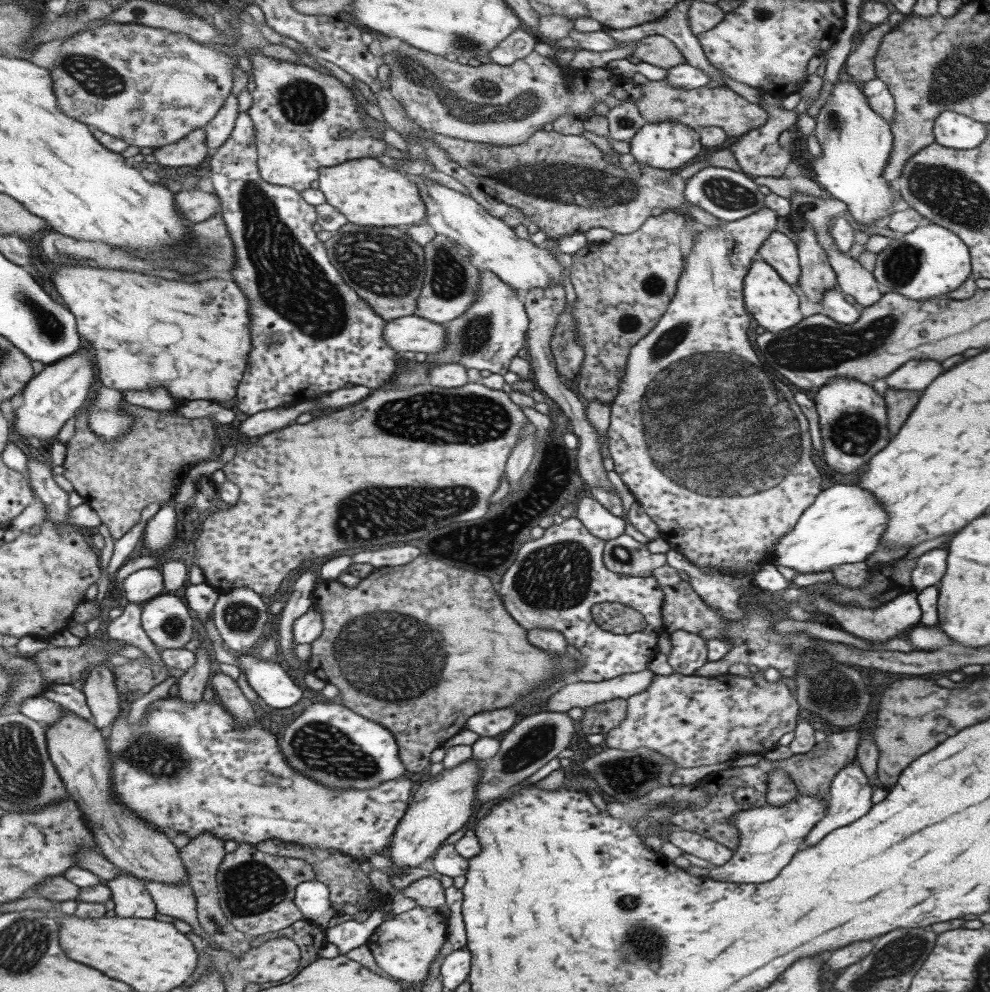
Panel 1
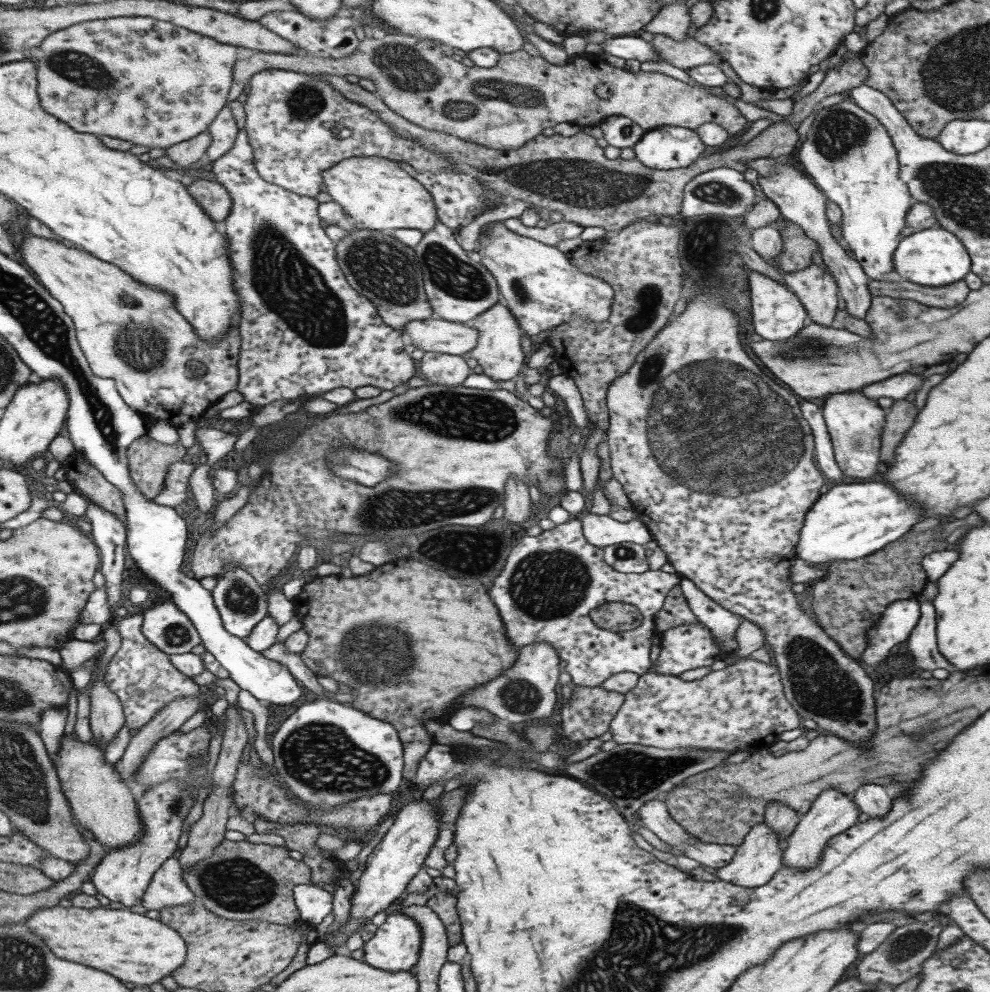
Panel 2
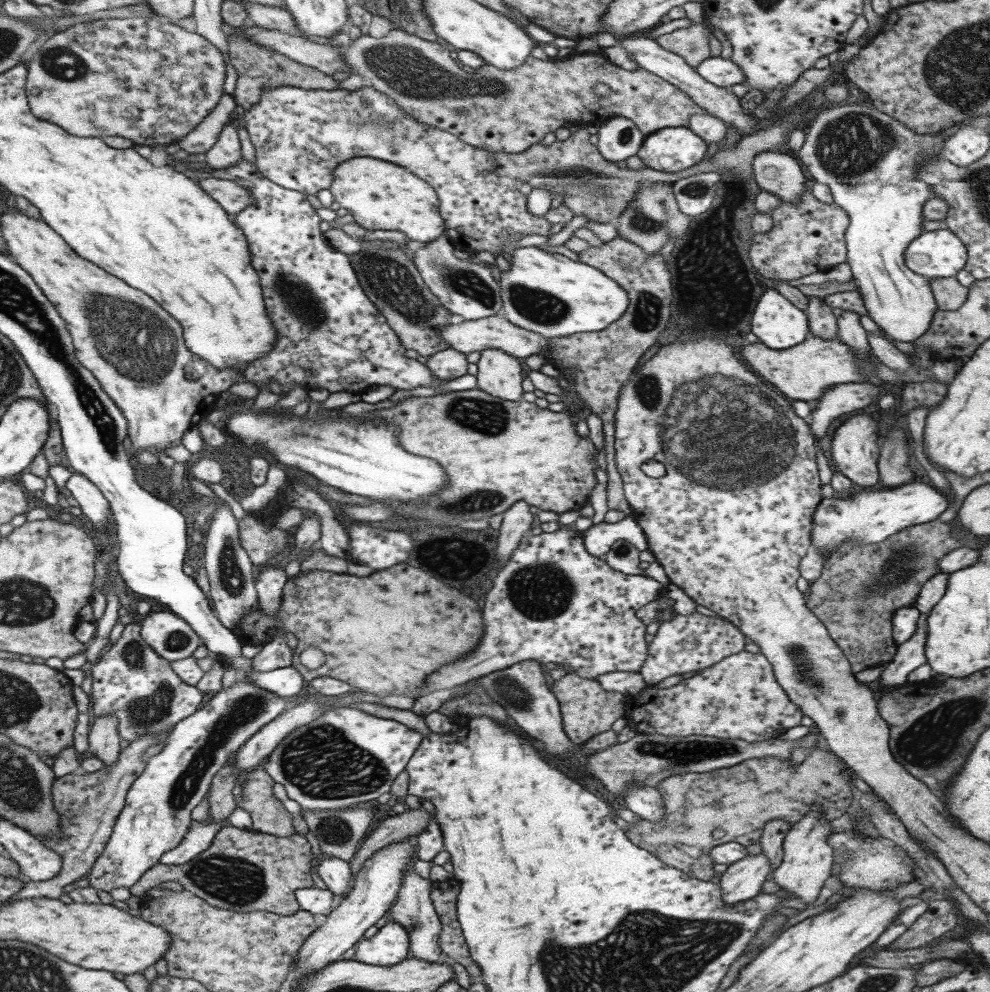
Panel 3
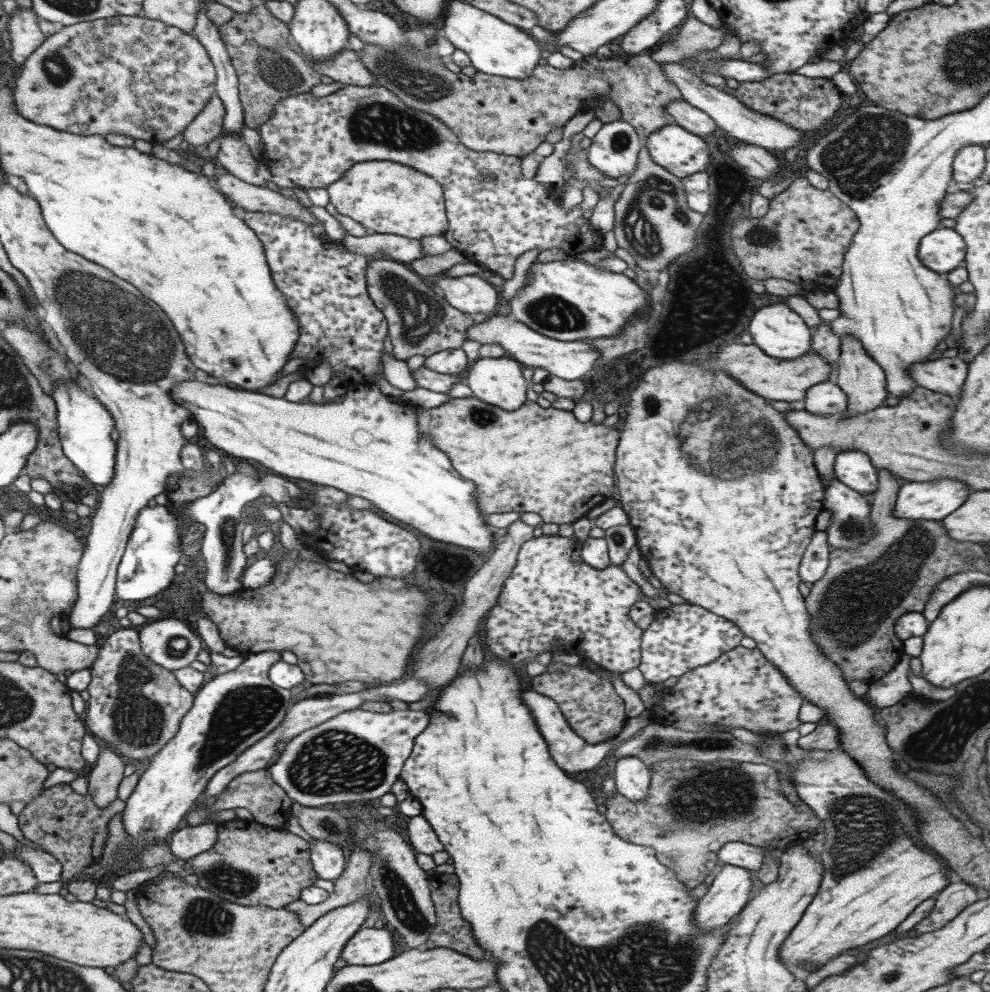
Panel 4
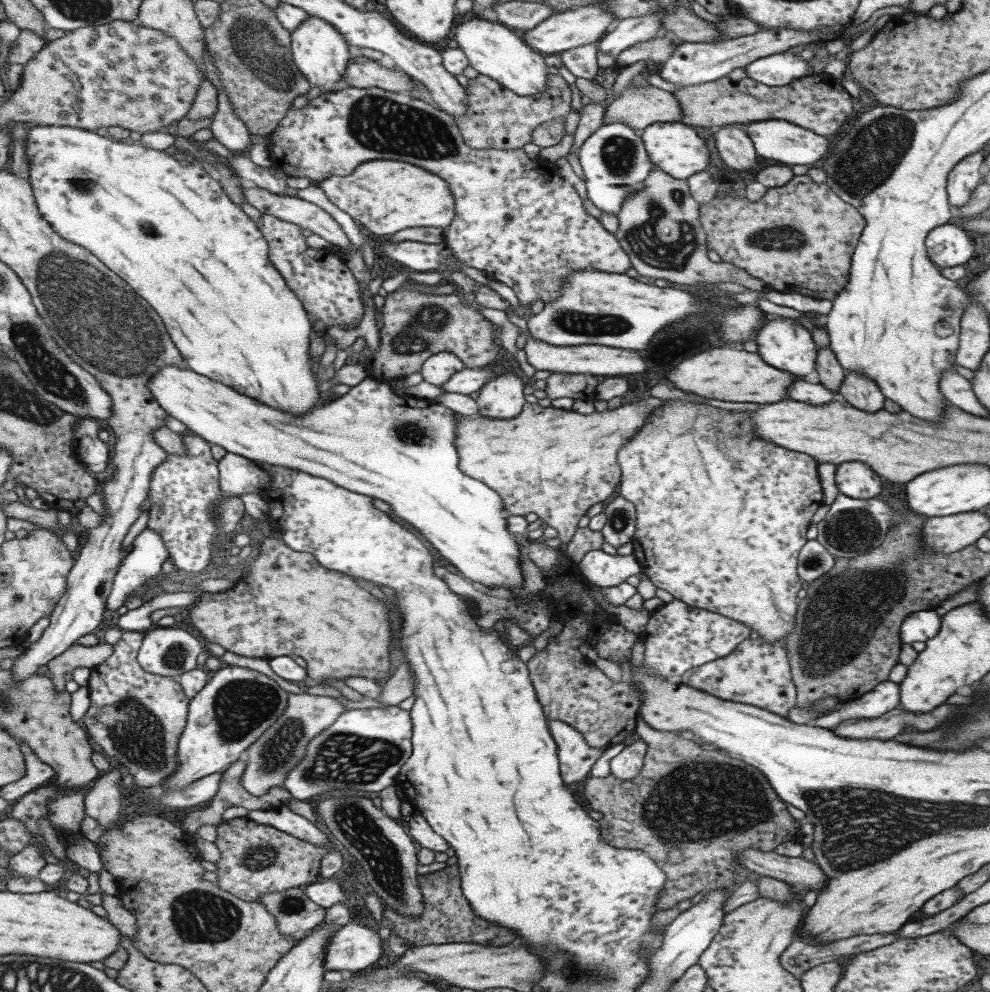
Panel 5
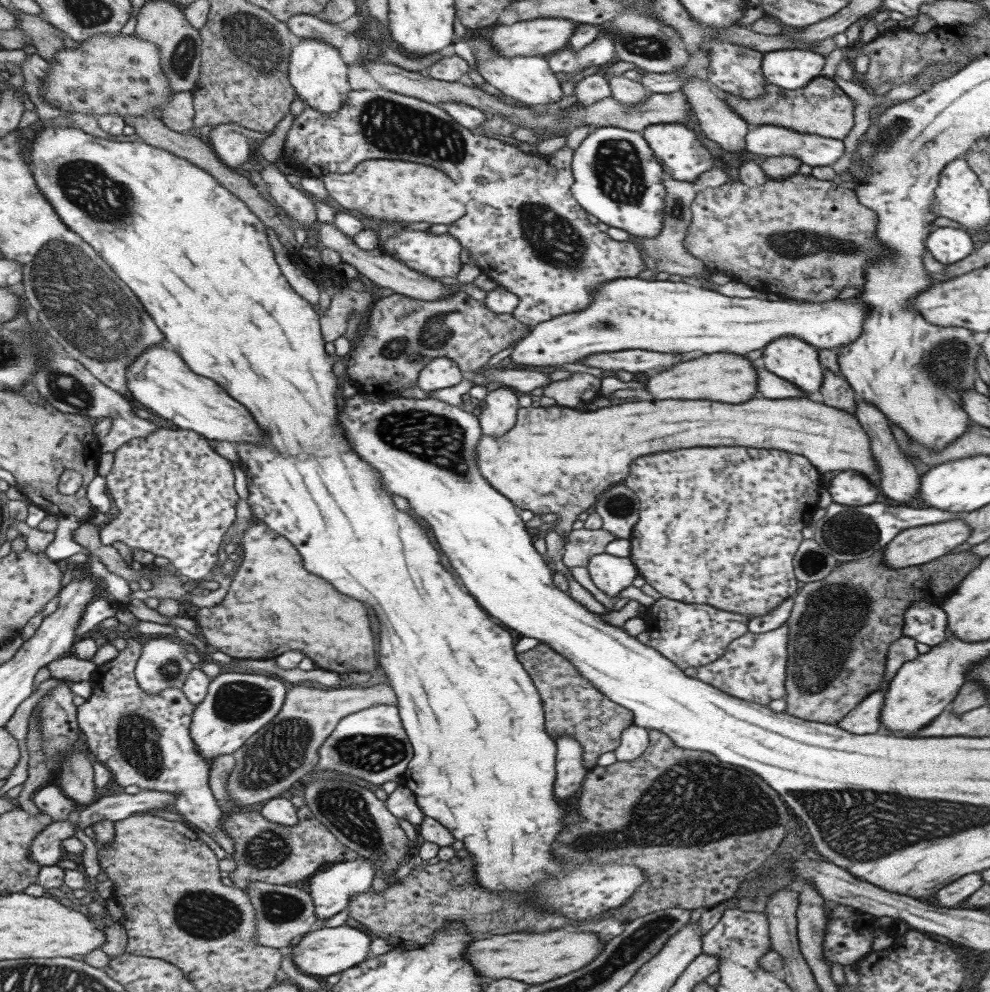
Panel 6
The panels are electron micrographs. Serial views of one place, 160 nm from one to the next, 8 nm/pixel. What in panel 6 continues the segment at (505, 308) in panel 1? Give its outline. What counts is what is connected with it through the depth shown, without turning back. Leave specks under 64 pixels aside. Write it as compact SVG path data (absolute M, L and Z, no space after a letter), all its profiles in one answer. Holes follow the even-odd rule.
M494 386L491 387L483 399L482 409L477 417L481 434L487 434L487 436L499 436L503 432L507 432L513 422L515 422L515 416L519 404L517 403L516 393L511 388L505 386Z

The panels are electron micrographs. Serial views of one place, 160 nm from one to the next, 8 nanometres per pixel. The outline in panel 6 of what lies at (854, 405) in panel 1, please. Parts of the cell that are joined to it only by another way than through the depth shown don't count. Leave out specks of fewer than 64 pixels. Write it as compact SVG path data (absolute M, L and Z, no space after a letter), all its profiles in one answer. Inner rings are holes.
M838 471L825 488L833 503L845 506L865 506L877 498L877 488L858 471Z

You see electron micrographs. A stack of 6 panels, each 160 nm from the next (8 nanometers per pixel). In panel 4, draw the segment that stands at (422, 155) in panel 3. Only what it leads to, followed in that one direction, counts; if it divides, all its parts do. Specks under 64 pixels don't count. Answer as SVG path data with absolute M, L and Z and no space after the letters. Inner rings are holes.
M345 85L343 88L337 89L337 91L330 93L329 95L316 98L311 95L311 93L301 93L294 94L293 96L282 98L277 105L274 106L271 116L255 128L259 135L262 144L261 159L262 162L269 169L269 173L275 176L282 176L287 180L290 180L295 187L302 189L309 188L323 188L331 183L339 180L341 176L347 170L350 169L351 165L363 161L391 161L399 162L399 164L405 164L405 166L411 166L413 170L419 170L427 176L431 176L443 190L444 199L444 210L446 215L446 220L448 221L448 229L443 234L445 240L449 240L449 244L453 244L453 248L459 248L461 253L467 252L475 263L485 266L486 270L497 273L501 275L504 279L511 278L513 274L513 264L515 264L515 258L522 255L532 249L538 249L541 251L557 248L561 250L566 256L572 256L585 252L599 250L602 247L602 234L595 230L593 226L590 225L588 220L585 220L583 212L580 210L579 206L575 206L569 211L562 209L562 204L560 200L560 191L545 189L543 185L537 183L534 179L524 180L521 175L521 168L519 167L520 157L507 156L504 154L497 154L491 151L477 152L474 150L469 150L466 146L463 146L458 138L452 133L447 126L445 126L438 118L427 114L426 112L421 112L420 110L413 110L409 106L405 106L401 102L401 98L397 97L391 90L377 86L353 86Z

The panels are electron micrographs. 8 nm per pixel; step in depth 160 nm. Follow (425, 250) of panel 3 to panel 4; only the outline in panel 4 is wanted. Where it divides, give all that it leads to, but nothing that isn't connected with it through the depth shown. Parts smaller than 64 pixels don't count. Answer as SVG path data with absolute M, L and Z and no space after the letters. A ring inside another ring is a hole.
M439 273L439 278L434 281L437 288L441 288L443 298L446 302L456 310L475 316L481 313L486 316L494 314L498 308L499 290L495 286L490 285L483 274L474 273L472 275L463 275L459 277L449 277L443 273Z

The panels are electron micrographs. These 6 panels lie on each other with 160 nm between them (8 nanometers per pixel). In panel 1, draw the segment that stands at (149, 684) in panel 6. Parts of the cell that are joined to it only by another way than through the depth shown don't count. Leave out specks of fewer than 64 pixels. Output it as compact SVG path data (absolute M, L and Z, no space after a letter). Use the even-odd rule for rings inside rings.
M167 592L142 603L141 625L158 650L179 649L193 638L193 620L179 597Z

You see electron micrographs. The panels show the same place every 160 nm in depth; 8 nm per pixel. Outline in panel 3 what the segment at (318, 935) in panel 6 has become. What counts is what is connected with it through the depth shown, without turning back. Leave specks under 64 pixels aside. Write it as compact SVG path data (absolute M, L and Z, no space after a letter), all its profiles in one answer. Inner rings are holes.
M387 921L374 936L357 943L353 960L373 966L391 966L409 956L408 936L399 923Z

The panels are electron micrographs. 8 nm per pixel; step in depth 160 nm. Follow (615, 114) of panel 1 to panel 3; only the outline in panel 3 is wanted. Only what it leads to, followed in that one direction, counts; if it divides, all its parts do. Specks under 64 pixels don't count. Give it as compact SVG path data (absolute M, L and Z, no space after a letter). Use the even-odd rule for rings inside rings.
M610 117L598 123L597 150L608 161L625 160L636 154L645 136L633 124L623 117Z

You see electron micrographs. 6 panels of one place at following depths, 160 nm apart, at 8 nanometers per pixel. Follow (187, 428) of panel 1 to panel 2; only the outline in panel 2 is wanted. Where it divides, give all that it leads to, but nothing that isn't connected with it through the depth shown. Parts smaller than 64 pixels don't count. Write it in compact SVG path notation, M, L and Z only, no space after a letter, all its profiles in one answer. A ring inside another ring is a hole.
M145 434L133 442L129 450L130 478L147 500L161 492L168 466L179 462L185 452L179 439L167 445ZM77 453L69 457L67 462L61 464L66 472L66 480L73 488L82 491L93 504L104 508L107 512L114 514L116 519L123 523L126 517L126 506L119 489L113 486L94 467Z

